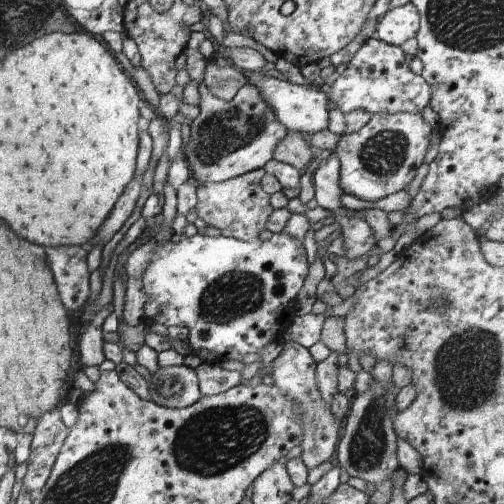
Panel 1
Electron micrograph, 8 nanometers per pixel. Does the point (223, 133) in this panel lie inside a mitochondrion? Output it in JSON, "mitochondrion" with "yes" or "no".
{"mitochondrion":"yes"}

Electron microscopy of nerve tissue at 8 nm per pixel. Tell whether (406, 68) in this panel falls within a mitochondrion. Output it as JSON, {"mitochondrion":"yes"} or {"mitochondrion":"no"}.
{"mitochondrion":"no"}

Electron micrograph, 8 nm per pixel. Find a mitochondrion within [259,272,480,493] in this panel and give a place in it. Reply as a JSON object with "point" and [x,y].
{"point":[367,448]}

